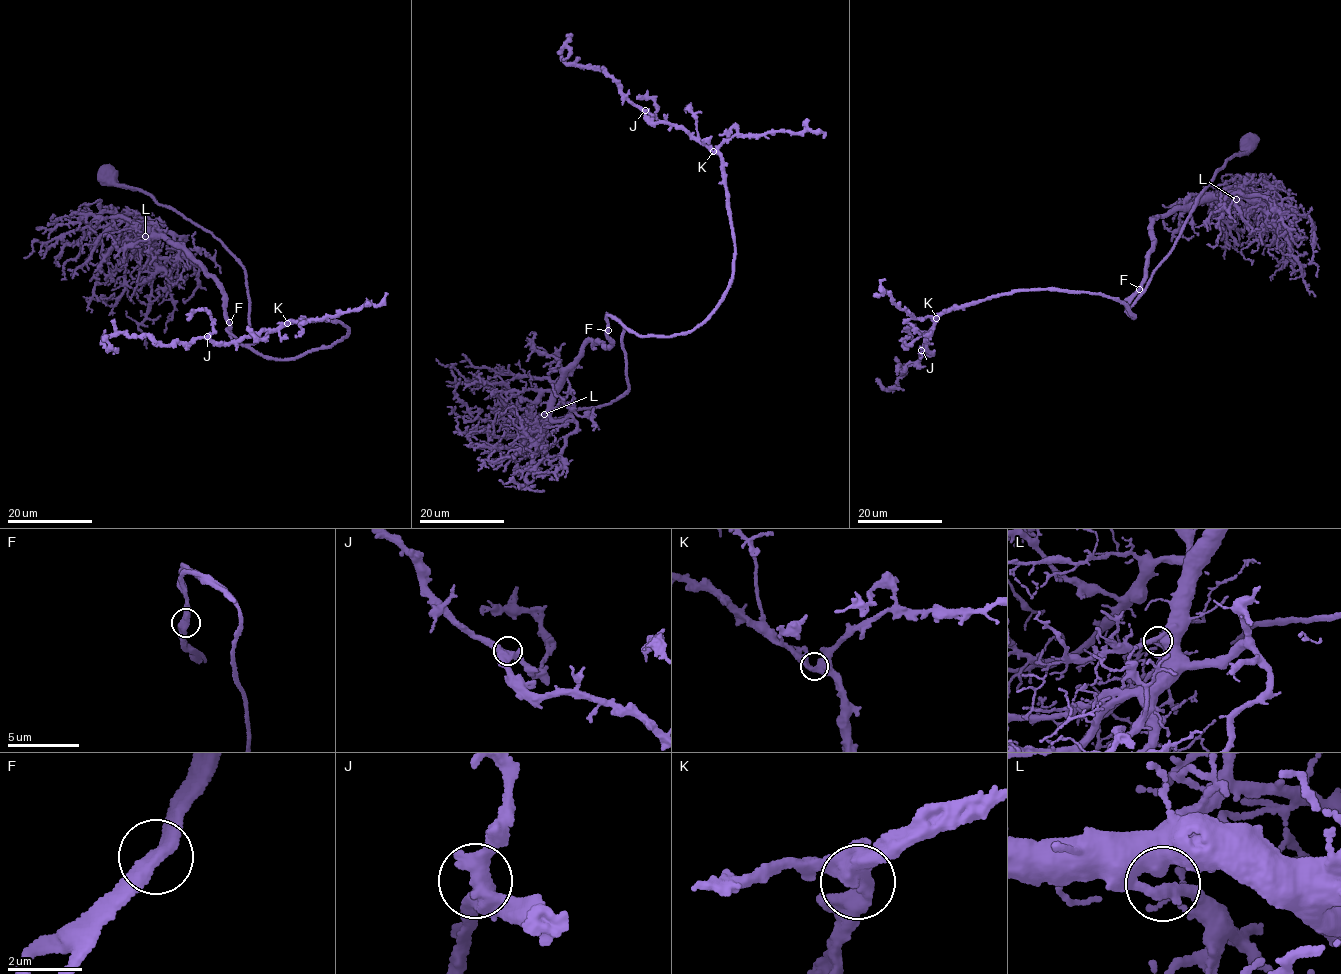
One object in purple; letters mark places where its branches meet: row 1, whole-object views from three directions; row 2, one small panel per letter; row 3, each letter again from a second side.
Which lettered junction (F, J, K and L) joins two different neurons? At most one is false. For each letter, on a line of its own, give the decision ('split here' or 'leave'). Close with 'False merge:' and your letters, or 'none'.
F: leave
J: leave
K: leave
L: leave
False merge: none

